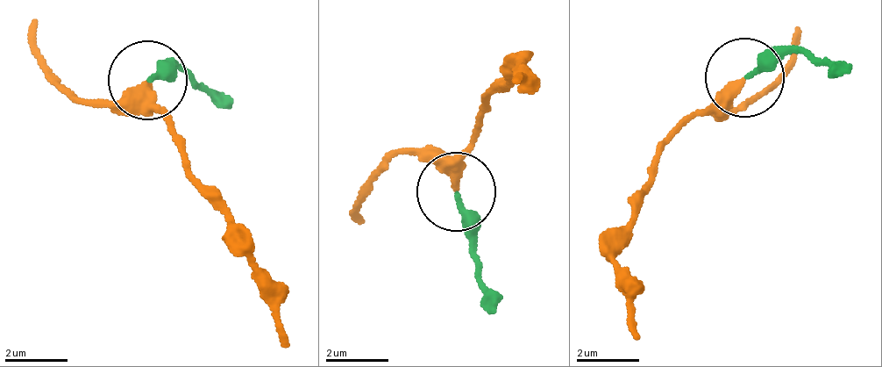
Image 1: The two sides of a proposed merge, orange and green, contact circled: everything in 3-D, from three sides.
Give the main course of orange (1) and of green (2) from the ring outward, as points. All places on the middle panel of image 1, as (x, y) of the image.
1: (453, 189), (484, 102), (514, 65), (522, 80)
2: (453, 189), (476, 269), (495, 309)

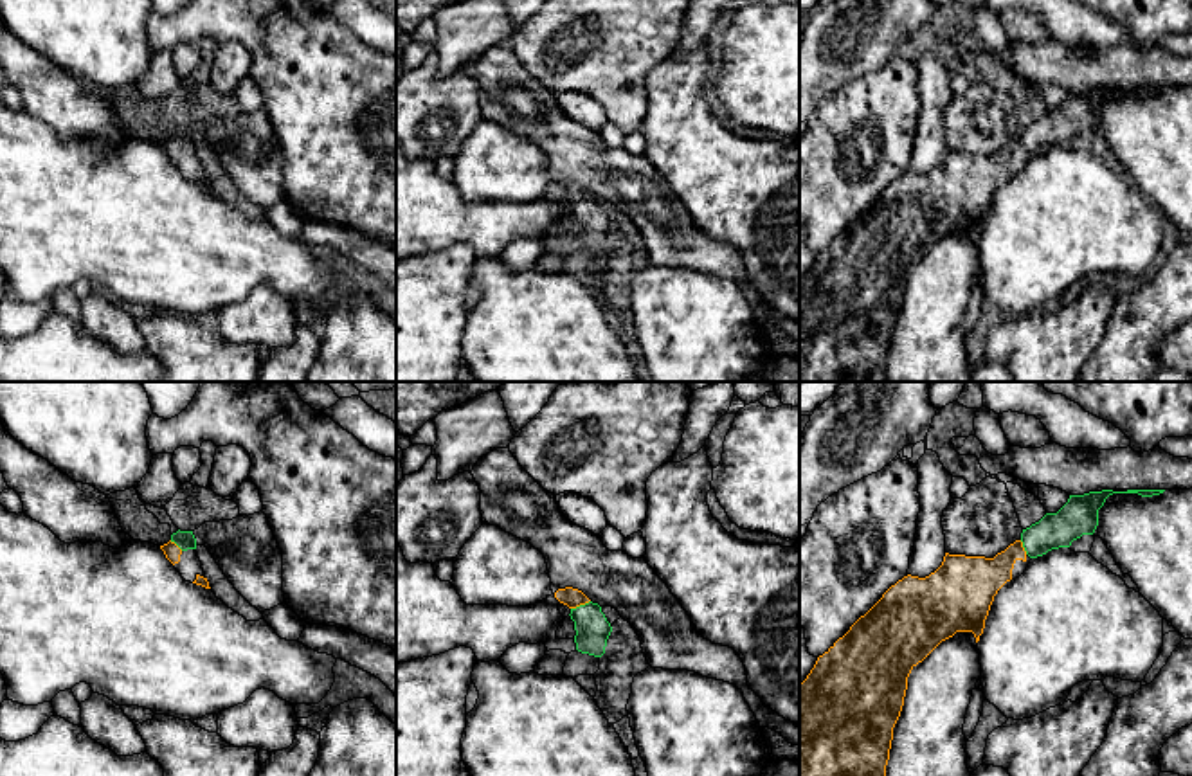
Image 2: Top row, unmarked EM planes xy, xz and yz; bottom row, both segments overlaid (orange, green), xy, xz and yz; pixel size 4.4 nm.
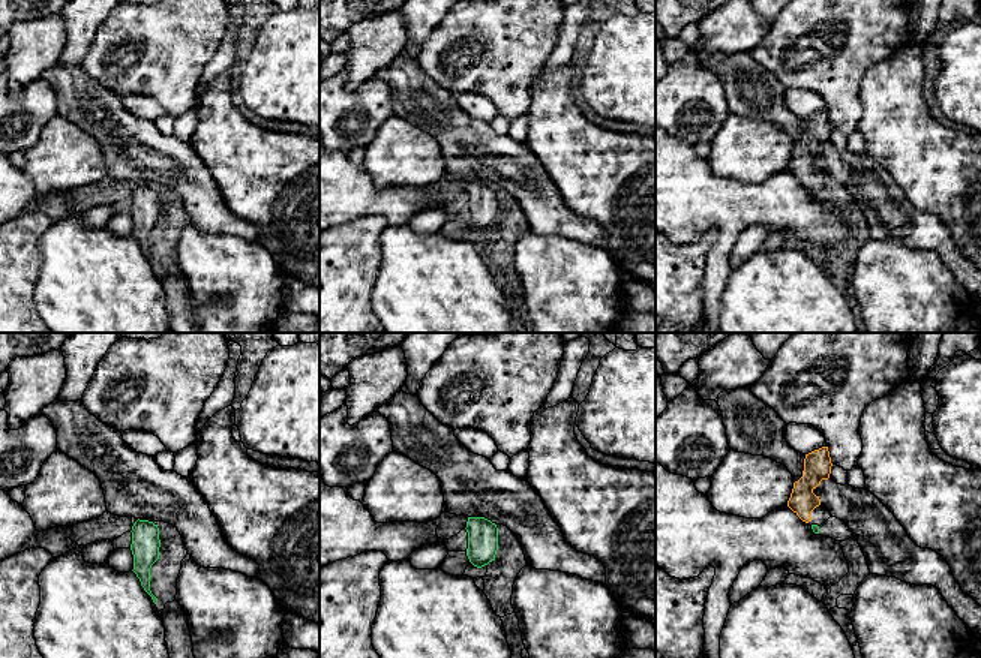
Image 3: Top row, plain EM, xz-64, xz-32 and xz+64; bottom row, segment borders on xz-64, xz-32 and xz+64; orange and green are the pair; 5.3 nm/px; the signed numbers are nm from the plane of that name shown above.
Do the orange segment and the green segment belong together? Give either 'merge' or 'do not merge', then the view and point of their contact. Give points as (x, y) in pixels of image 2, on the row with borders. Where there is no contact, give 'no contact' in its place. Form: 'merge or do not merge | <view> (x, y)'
merge | xz (580, 604)

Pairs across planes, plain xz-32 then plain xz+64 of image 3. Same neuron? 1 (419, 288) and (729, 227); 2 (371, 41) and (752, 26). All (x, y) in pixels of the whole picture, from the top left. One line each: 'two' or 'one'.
1: two
2: one

